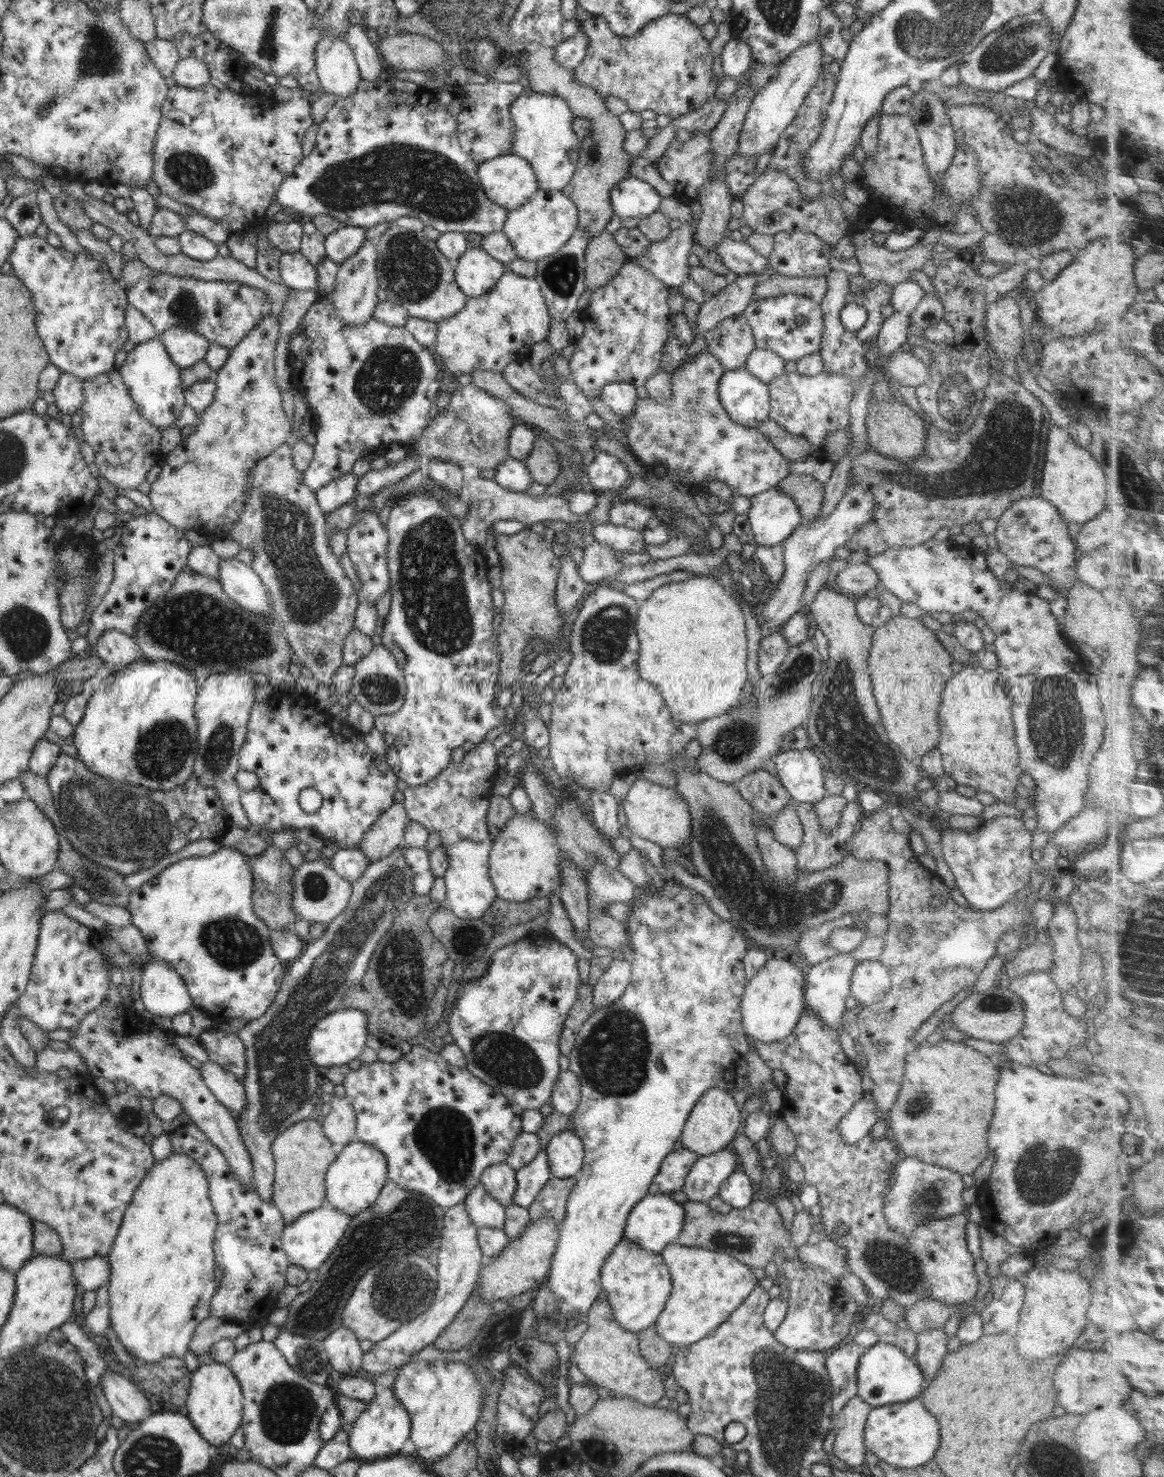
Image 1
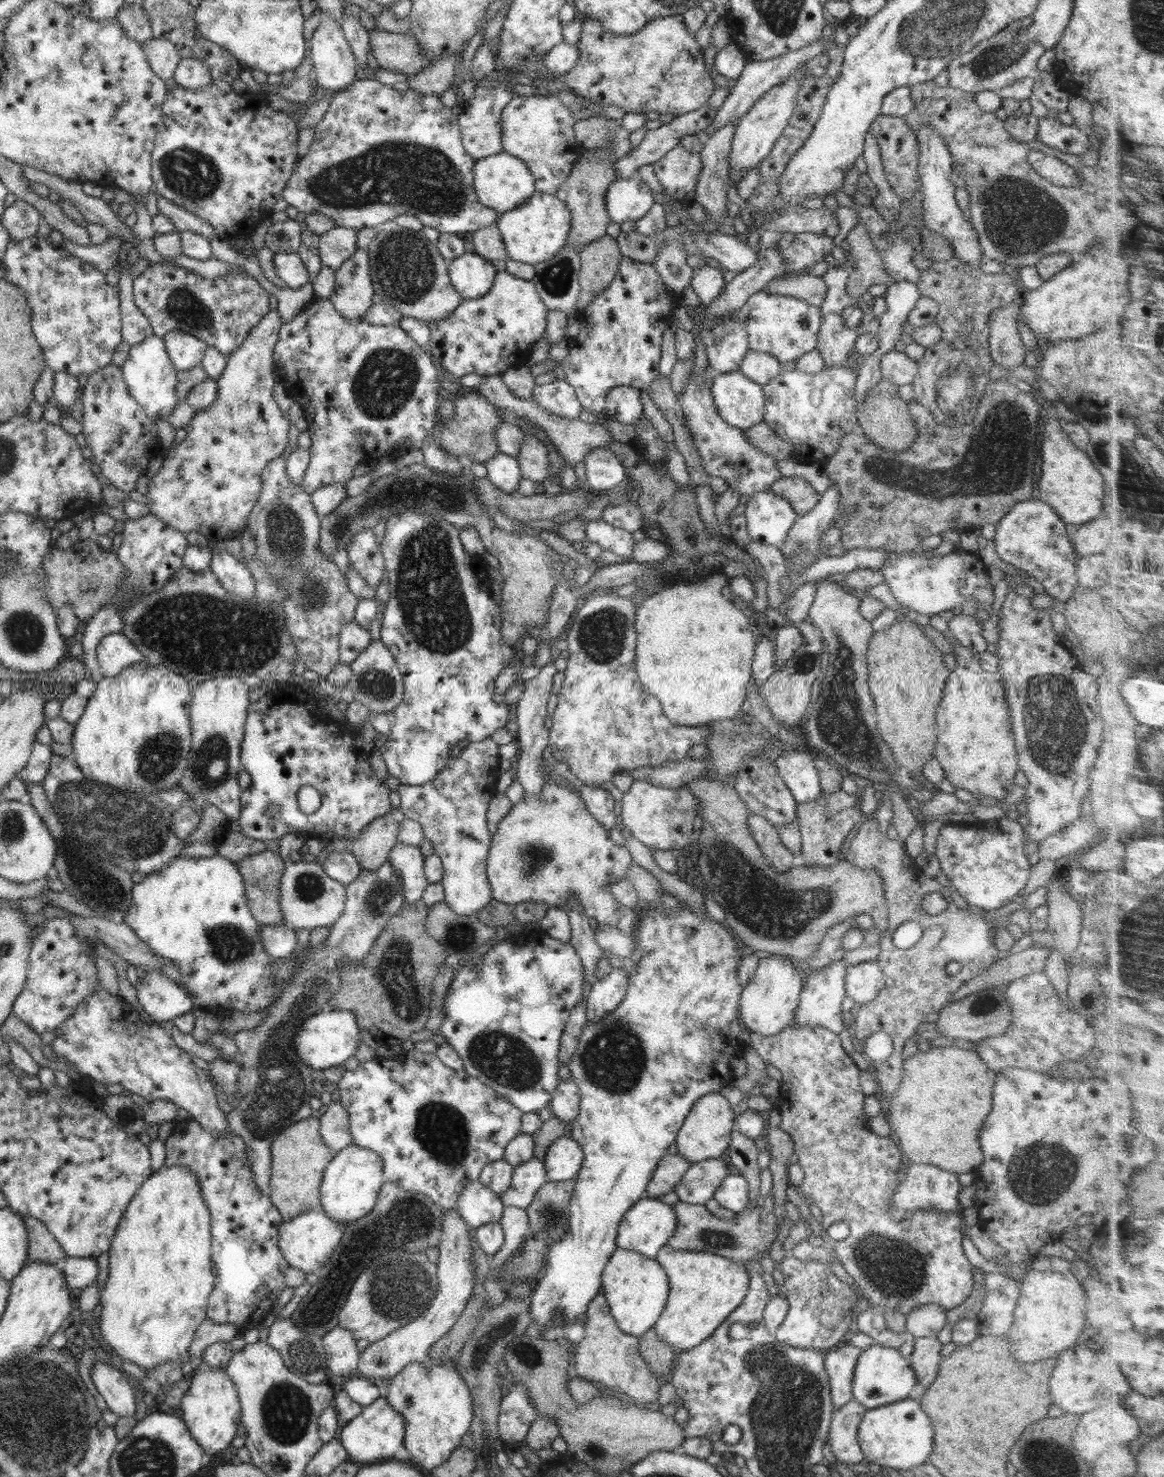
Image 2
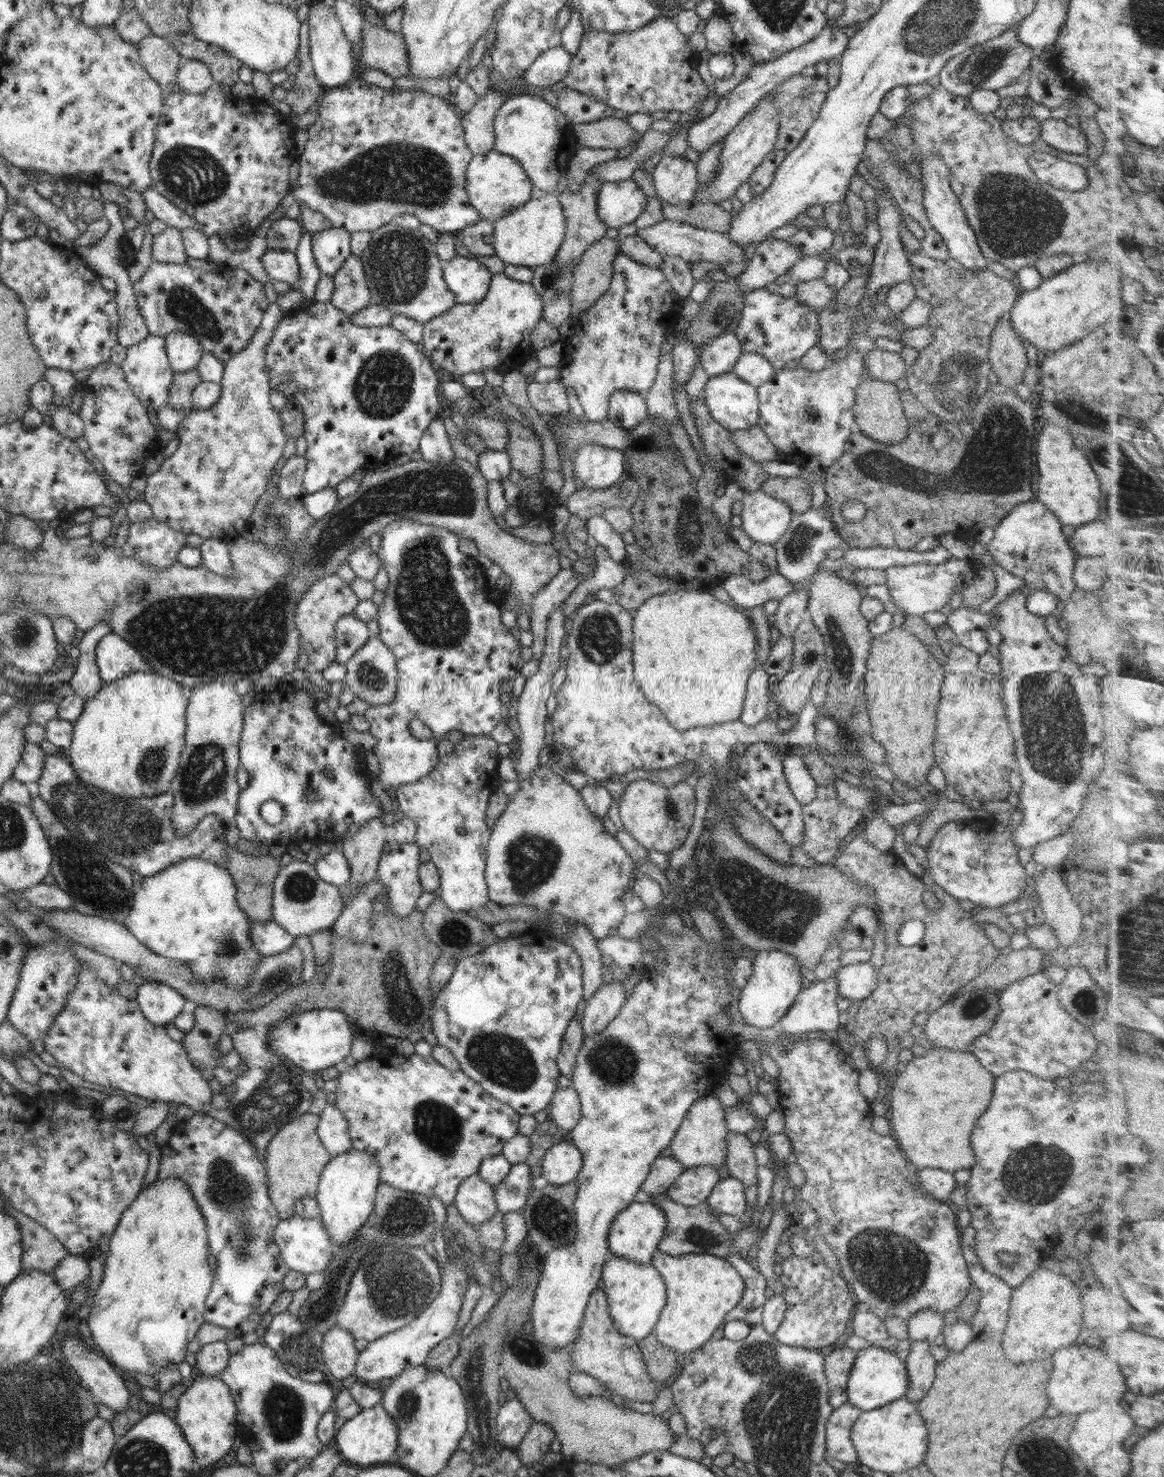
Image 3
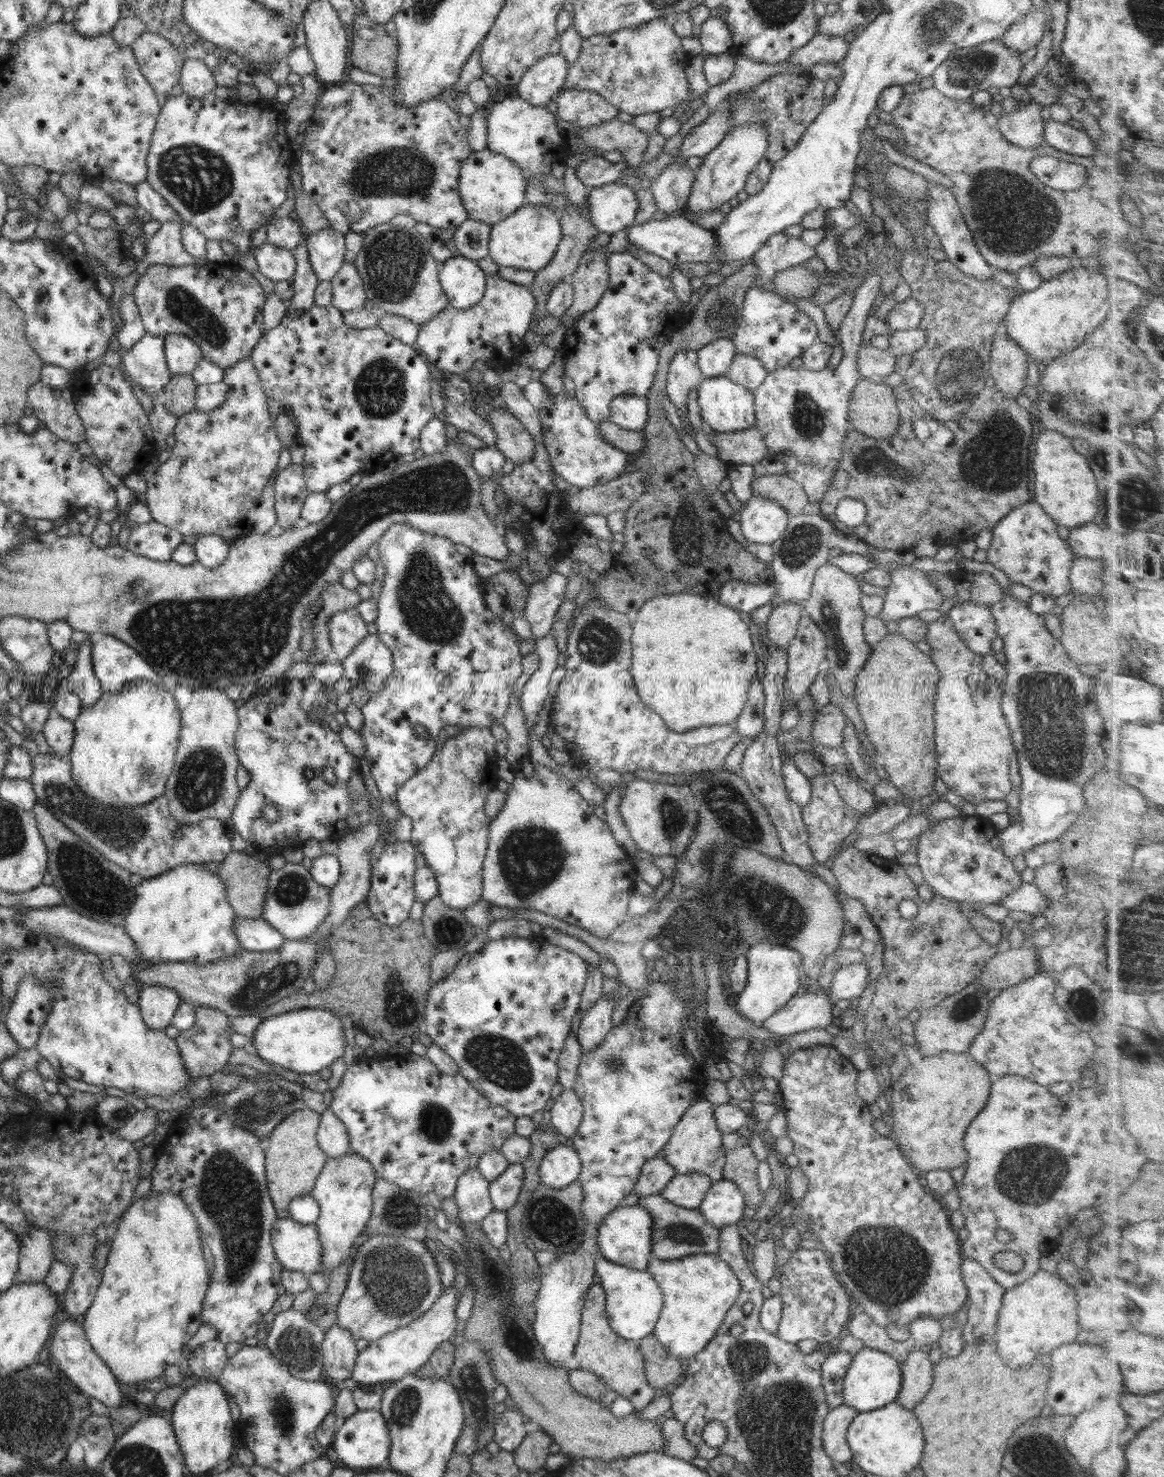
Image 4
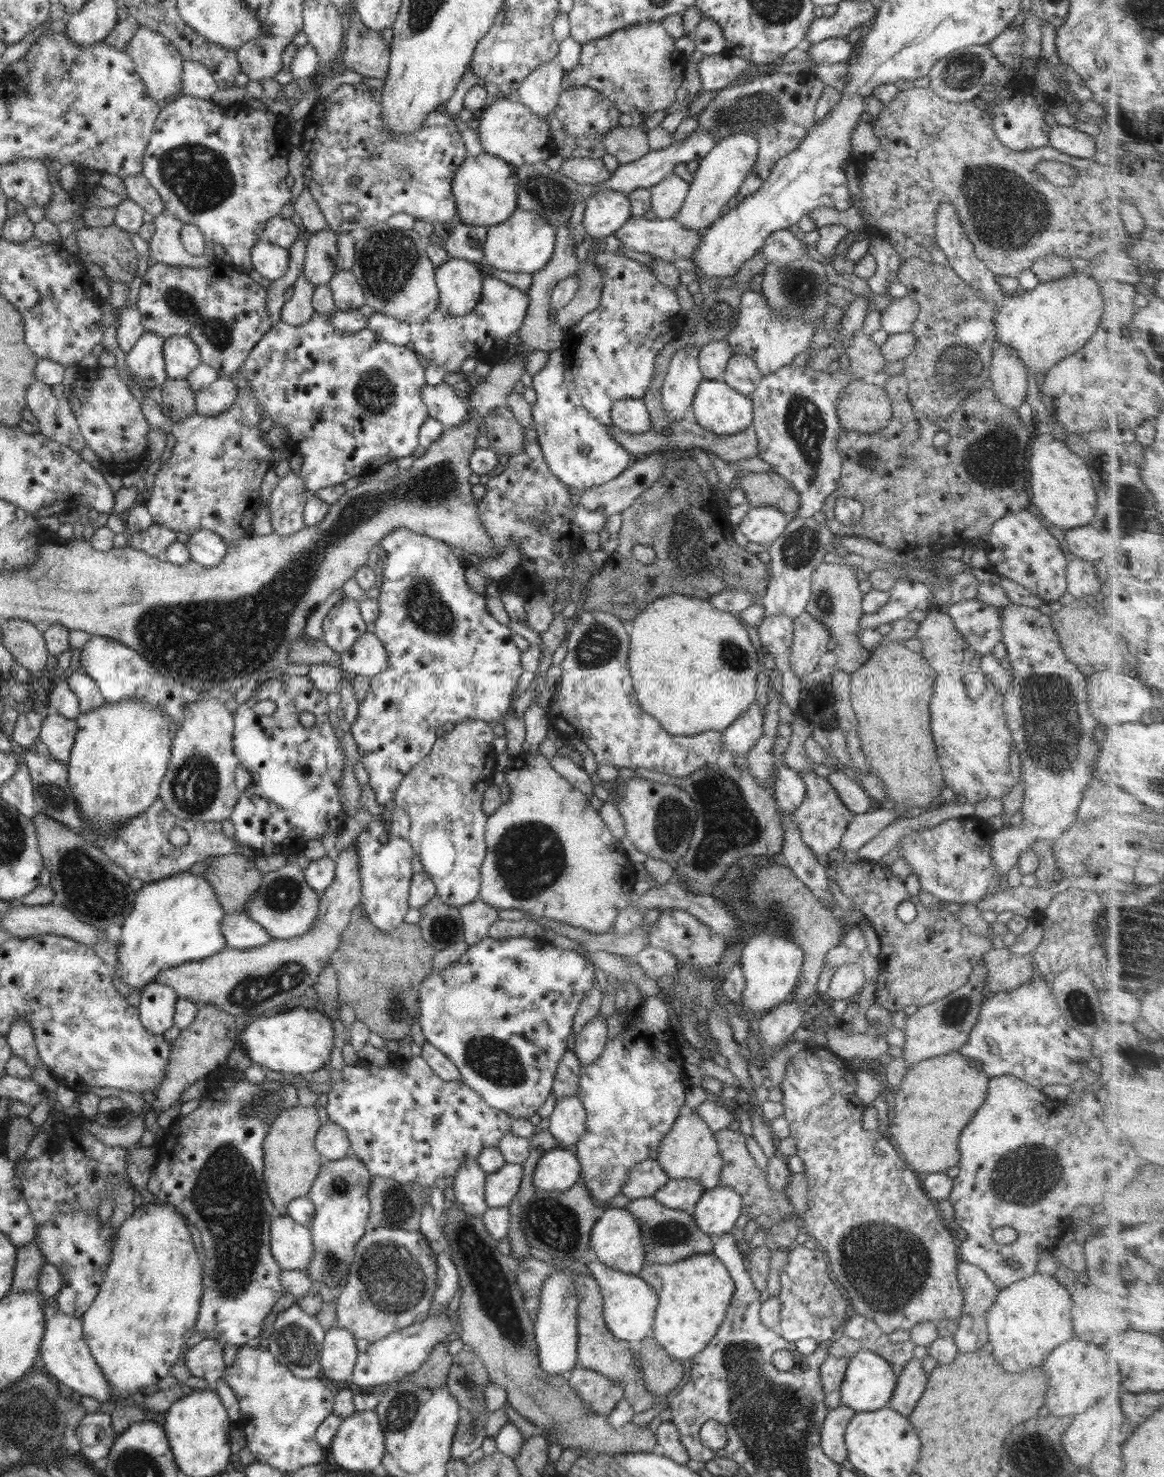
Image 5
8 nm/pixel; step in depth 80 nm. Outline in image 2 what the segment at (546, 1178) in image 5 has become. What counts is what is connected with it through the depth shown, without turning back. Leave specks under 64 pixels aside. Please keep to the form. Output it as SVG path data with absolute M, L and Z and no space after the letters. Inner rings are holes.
M566 1134L552 1143L547 1150L543 1159L546 1175L556 1182L575 1180L581 1170L583 1158L583 1150Z

